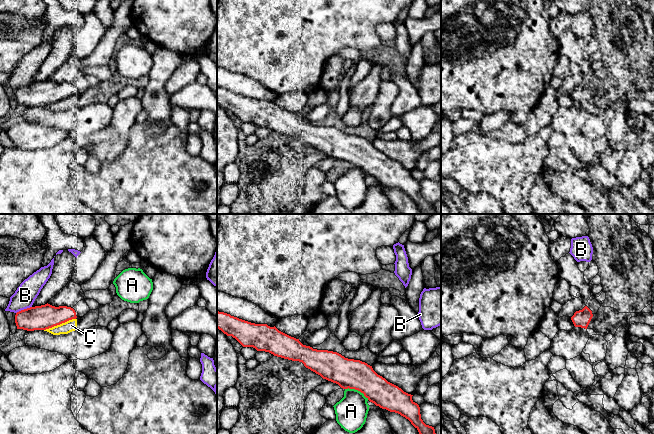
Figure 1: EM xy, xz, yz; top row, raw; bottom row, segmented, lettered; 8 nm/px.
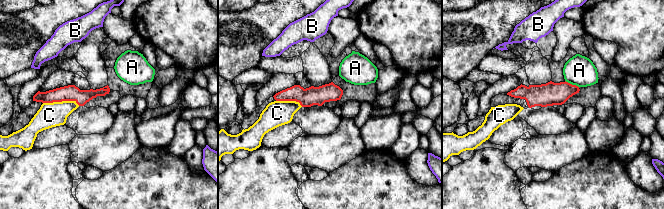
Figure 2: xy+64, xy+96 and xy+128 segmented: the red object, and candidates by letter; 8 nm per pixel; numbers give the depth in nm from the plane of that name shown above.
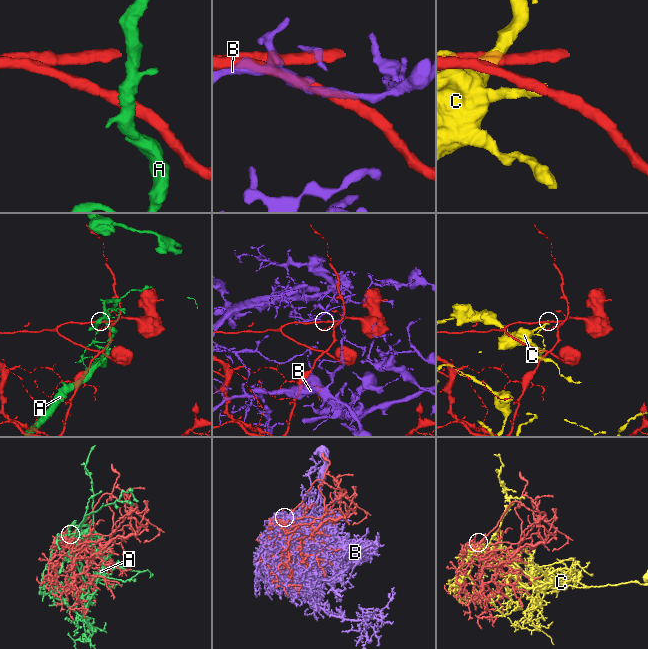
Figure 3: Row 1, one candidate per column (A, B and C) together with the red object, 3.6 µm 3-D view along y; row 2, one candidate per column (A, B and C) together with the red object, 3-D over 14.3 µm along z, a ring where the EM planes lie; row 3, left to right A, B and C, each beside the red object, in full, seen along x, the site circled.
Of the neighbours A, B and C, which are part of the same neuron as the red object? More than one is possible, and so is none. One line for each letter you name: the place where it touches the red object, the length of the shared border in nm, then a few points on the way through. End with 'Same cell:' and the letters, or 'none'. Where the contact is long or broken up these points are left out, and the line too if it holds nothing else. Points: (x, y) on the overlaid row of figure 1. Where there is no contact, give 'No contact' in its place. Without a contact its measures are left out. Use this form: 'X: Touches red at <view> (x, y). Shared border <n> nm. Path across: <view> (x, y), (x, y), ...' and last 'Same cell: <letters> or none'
Same cell: none

